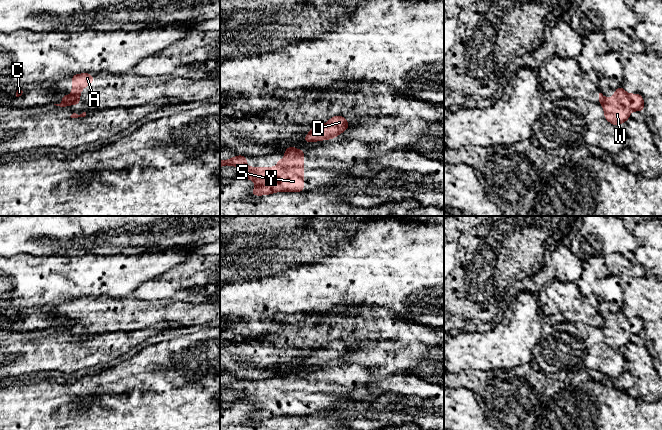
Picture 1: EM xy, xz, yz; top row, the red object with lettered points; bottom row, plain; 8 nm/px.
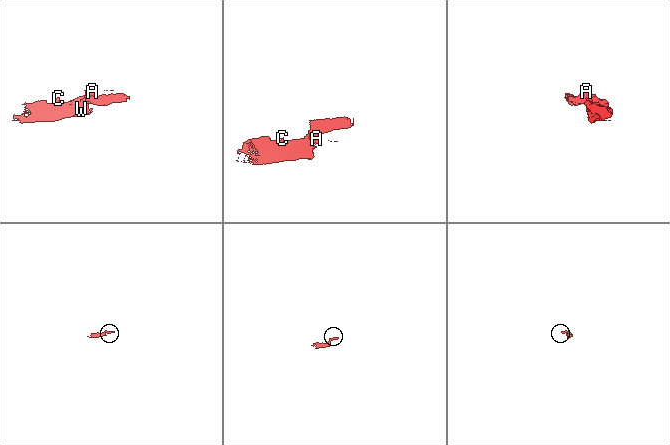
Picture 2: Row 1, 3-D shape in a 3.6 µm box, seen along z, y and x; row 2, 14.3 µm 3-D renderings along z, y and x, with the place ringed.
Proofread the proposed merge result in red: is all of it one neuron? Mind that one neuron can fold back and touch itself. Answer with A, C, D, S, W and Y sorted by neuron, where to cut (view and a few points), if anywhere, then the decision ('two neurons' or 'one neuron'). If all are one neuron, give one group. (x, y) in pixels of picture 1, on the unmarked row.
A C S W Y / D; cut in xy along (75, 322), (62, 326); two neurons

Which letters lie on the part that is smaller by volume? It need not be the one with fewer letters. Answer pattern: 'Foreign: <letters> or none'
Foreign: D

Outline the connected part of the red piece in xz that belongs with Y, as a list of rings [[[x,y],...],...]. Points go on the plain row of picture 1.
[[[286,374],[284,383],[277,385],[276,391],[248,391],[245,379],[220,383],[223,389],[243,392],[240,403],[250,403],[257,410],[250,416],[254,420],[269,419],[275,416],[304,415],[304,374]]]

